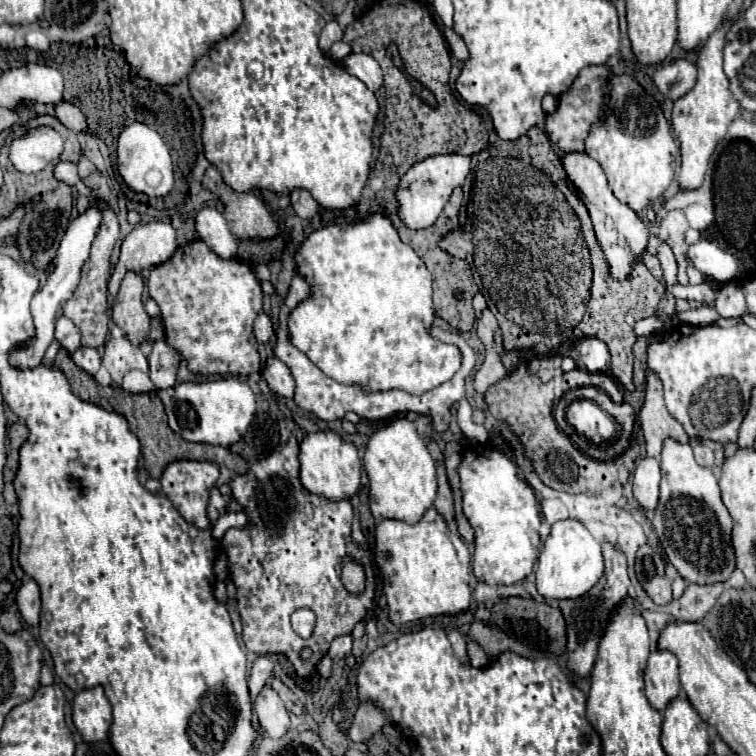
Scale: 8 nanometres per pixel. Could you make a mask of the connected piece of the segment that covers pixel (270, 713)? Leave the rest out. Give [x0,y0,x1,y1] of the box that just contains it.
[254,684,290,740]

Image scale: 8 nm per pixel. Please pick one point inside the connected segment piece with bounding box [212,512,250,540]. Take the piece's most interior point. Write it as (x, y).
(231, 519)

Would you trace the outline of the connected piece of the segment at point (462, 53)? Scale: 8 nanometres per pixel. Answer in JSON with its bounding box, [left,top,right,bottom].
[442,28,468,62]

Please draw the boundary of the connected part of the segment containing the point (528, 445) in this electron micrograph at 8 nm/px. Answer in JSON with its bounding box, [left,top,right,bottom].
[484,358,640,494]

